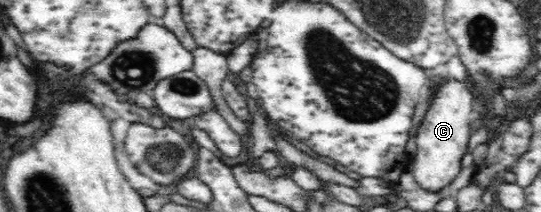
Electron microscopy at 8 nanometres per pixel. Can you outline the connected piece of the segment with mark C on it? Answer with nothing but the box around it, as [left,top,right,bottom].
[412,77,475,191]

